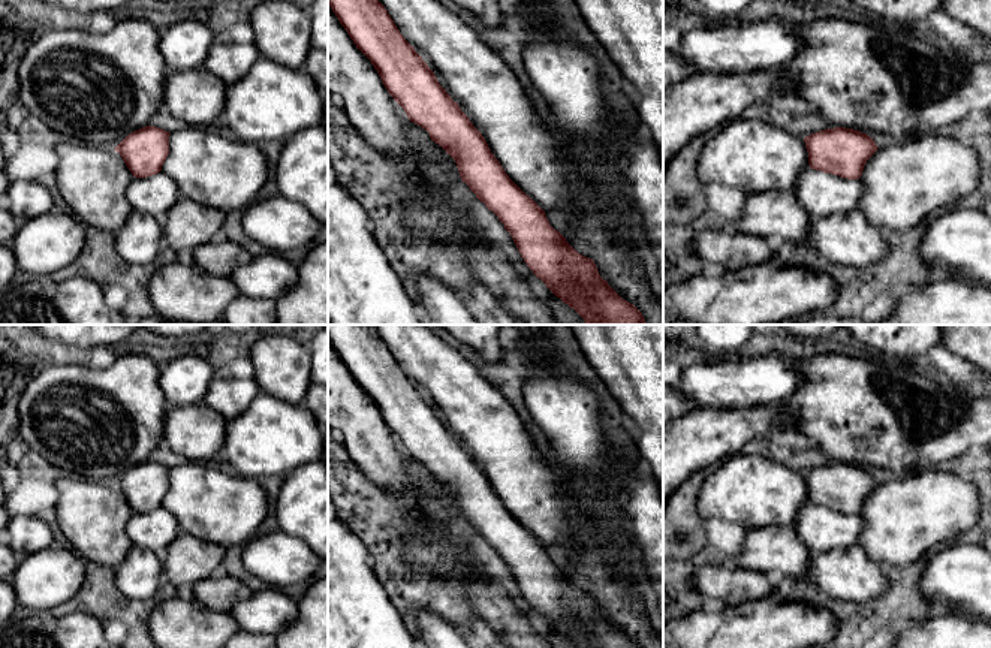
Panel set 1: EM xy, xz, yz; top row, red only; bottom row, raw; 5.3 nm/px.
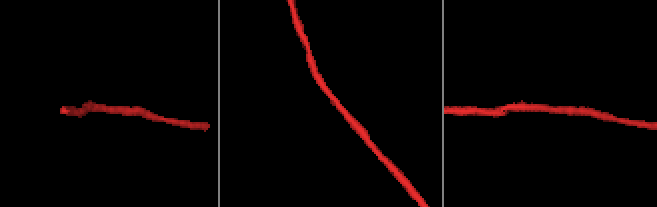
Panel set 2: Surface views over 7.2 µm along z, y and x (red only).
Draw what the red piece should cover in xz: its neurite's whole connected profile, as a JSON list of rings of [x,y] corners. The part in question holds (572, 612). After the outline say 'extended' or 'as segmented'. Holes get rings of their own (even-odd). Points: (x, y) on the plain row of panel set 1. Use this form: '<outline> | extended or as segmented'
[[[328,325],[328,340],[356,383],[371,397],[385,424],[404,444],[407,453],[425,464],[431,476],[455,495],[463,518],[498,552],[527,602],[557,633],[576,648],[641,648],[600,612],[594,596],[579,590],[549,560],[545,546],[509,513],[482,468],[400,368],[374,325]]] | as segmented

